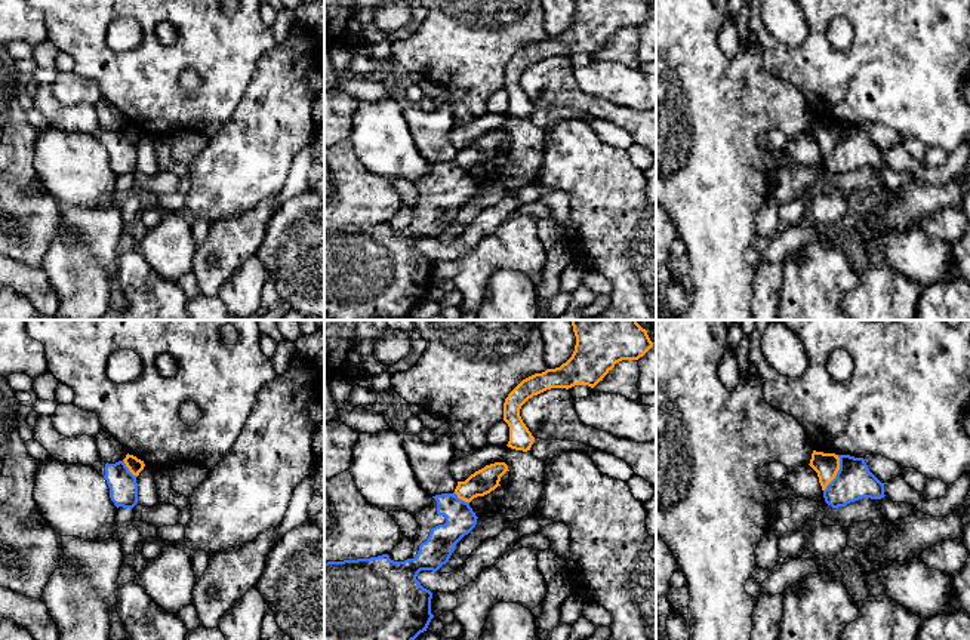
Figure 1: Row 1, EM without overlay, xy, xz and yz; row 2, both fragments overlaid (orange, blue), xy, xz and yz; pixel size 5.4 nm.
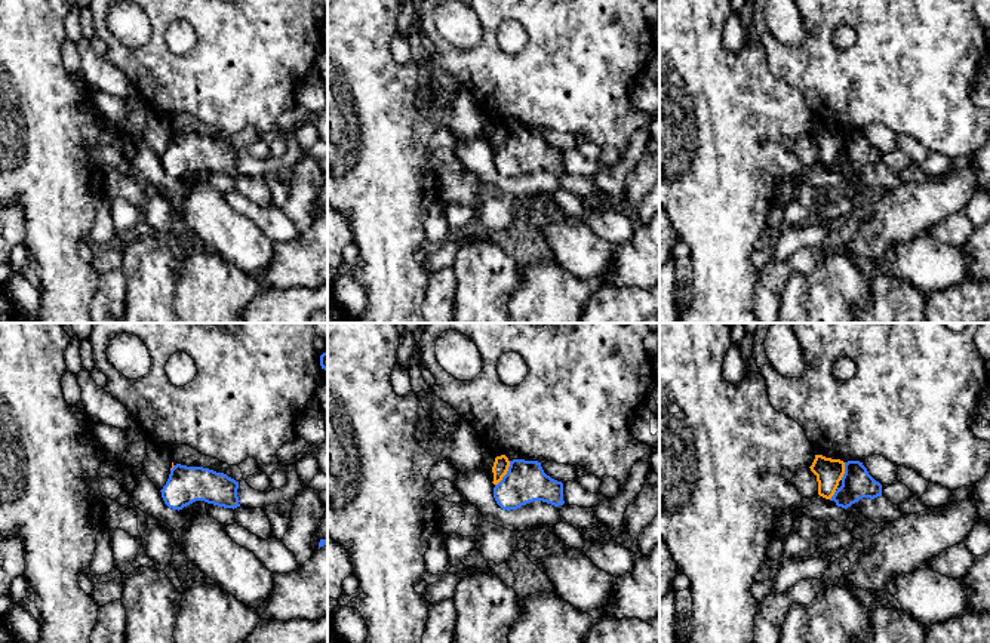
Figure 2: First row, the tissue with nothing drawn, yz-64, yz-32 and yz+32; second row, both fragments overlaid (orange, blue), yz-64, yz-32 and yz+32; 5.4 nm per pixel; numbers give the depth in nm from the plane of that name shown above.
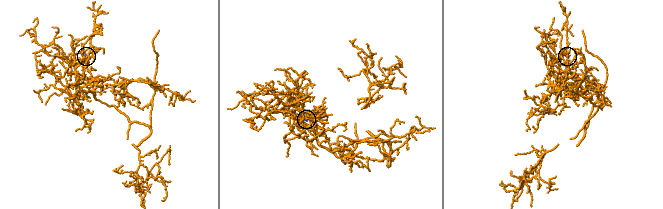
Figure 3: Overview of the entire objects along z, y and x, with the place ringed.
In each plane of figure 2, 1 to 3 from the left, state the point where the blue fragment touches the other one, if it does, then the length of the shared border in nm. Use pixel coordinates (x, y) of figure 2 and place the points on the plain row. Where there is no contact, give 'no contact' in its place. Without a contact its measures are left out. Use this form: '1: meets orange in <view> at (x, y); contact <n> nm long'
1: meets orange in yz-64 at (172, 135); contact 40 nm long
2: meets orange in yz-32 at (506, 141); contact 160 nm long
3: meets orange in yz+32 at (844, 140); contact 100 nm long

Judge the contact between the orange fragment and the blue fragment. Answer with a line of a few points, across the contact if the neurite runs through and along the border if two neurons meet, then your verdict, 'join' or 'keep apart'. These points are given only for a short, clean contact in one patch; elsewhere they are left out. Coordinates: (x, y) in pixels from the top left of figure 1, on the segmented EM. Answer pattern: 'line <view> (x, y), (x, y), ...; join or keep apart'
line yz (838, 455), (838, 471), (824, 491); keep apart

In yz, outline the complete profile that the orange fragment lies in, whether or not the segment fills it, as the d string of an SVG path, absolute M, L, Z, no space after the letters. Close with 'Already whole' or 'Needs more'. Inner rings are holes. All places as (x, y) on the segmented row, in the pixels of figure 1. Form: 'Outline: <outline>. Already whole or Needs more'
Outline: M813 450L809 465L817 473L822 490L825 490L840 470L840 458L835 453Z. Already whole

